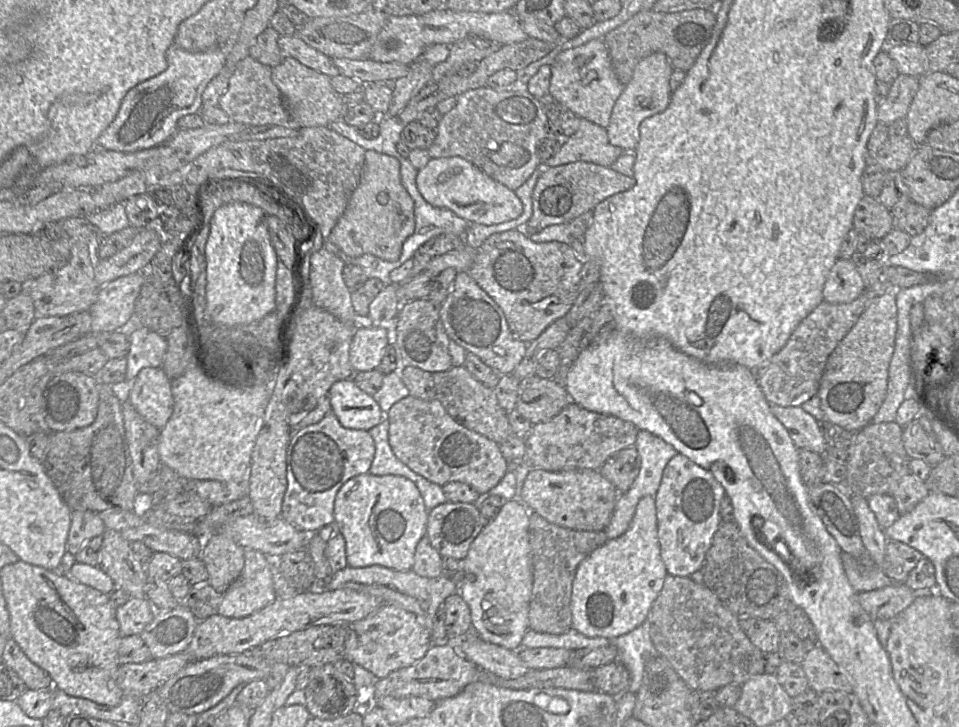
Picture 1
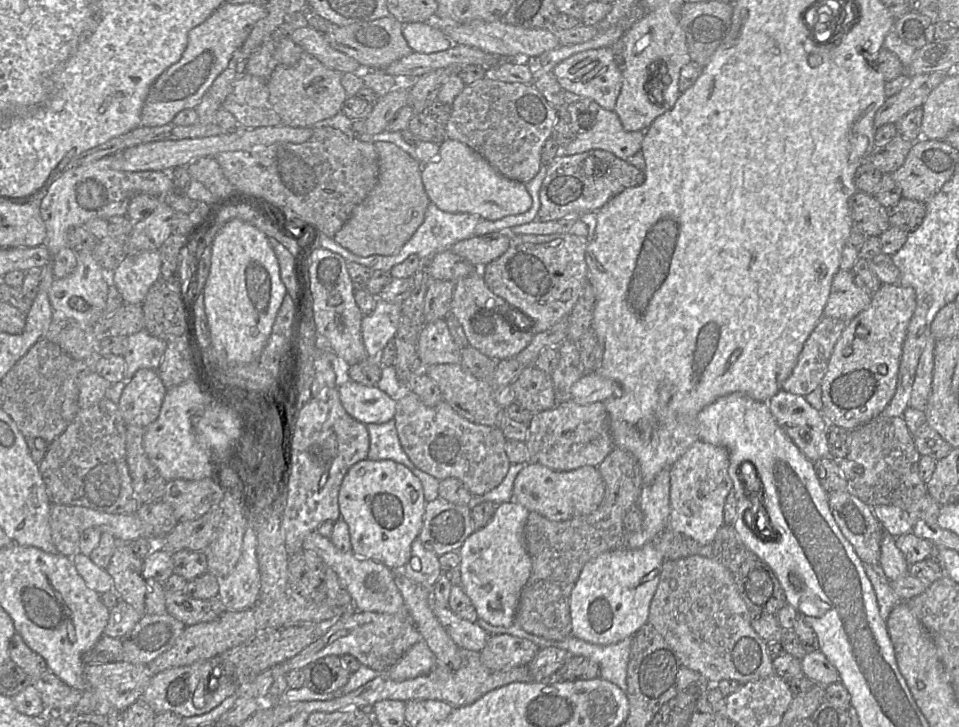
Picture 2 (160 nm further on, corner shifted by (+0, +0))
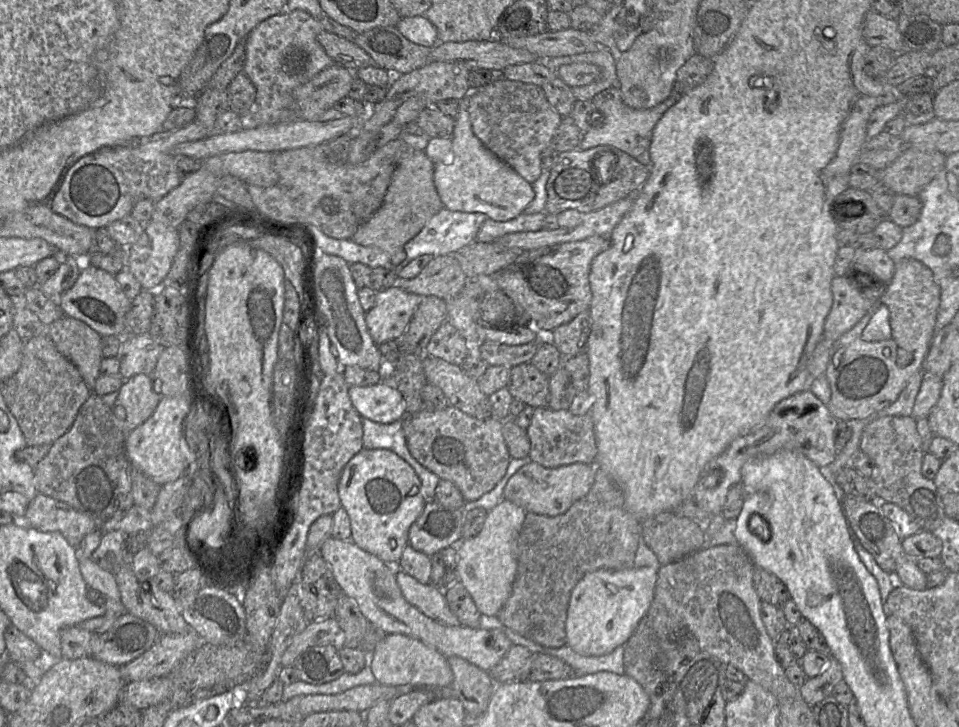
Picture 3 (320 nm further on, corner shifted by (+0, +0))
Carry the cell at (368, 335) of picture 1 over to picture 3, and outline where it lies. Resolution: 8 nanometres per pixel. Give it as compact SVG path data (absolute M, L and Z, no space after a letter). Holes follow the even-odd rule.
M399 284L377 291L373 307L365 314L373 341L380 345L390 339L399 340L422 297L406 291Z

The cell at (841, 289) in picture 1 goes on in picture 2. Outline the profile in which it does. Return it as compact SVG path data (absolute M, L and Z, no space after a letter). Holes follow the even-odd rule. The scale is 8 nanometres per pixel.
M838 270L834 275L823 317L849 322L866 309L871 295L856 283L852 271Z

